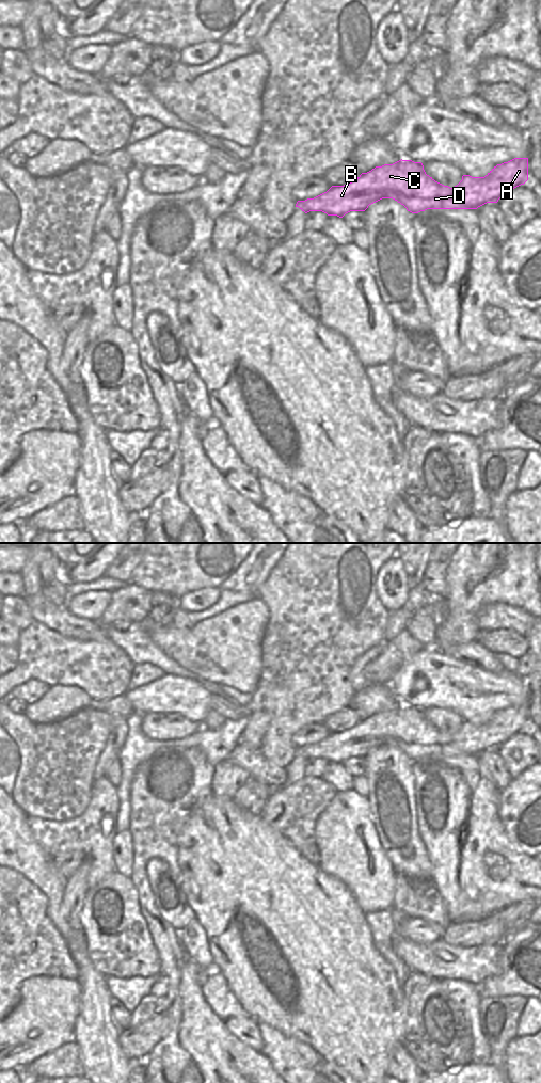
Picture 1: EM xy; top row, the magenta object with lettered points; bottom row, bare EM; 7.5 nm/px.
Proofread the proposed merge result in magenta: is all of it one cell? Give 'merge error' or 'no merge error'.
no merge error

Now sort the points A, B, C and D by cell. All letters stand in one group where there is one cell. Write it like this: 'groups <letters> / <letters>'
groups A B C D

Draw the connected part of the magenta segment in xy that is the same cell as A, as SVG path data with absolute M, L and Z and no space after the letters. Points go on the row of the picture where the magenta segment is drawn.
M514 158L508 162L497 164L484 177L472 177L463 175L462 180L450 188L435 181L426 174L421 162L412 160L399 160L393 164L376 166L367 173L362 173L354 181L344 186L332 186L327 192L305 201L298 201L296 207L299 207L305 213L309 211L322 211L328 216L337 216L343 218L350 211L365 211L369 205L382 200L393 198L403 205L408 211L418 213L427 209L477 209L487 203L497 203L498 200L510 190L524 185L528 180L528 158Z

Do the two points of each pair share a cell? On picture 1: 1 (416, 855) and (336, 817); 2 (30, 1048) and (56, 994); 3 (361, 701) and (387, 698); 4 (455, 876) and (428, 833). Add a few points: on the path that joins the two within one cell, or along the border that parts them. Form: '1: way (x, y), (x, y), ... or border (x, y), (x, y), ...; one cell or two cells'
1: border (369, 813), (378, 841), (388, 859); two cells
2: way (41, 1035), (41, 1022), (48, 1007); one cell
3: way (367, 701), (371, 698), (381, 698); one cell
4: way (455, 865), (455, 860), (439, 844); one cell

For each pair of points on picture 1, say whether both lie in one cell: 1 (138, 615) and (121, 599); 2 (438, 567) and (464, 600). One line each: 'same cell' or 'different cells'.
1: same cell
2: different cells

